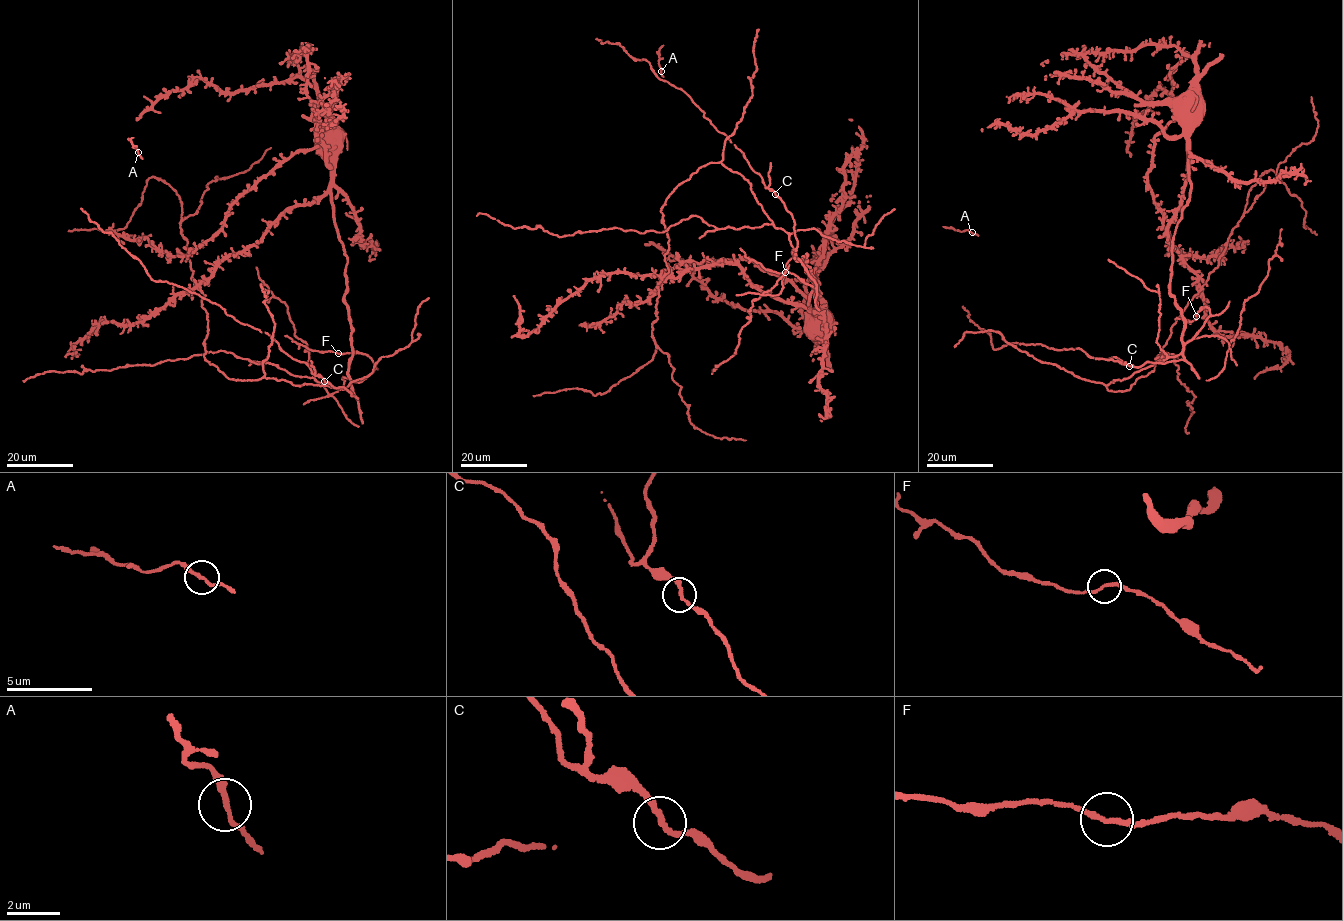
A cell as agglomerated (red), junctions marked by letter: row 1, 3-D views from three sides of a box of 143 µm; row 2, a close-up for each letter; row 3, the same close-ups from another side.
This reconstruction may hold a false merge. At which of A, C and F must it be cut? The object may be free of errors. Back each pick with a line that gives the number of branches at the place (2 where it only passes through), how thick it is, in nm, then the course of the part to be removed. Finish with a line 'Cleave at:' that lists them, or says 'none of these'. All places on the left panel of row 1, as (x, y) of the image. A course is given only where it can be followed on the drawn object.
Cleave at: none of these

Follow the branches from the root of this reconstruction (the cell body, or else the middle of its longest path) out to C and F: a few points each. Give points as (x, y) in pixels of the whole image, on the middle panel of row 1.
C: (826, 314), (808, 305), (815, 280), (806, 254), (793, 255), (794, 221), (774, 194)
F: (826, 314), (808, 303), (815, 280), (806, 254), (798, 259), (792, 252), (815, 288), (785, 272)

